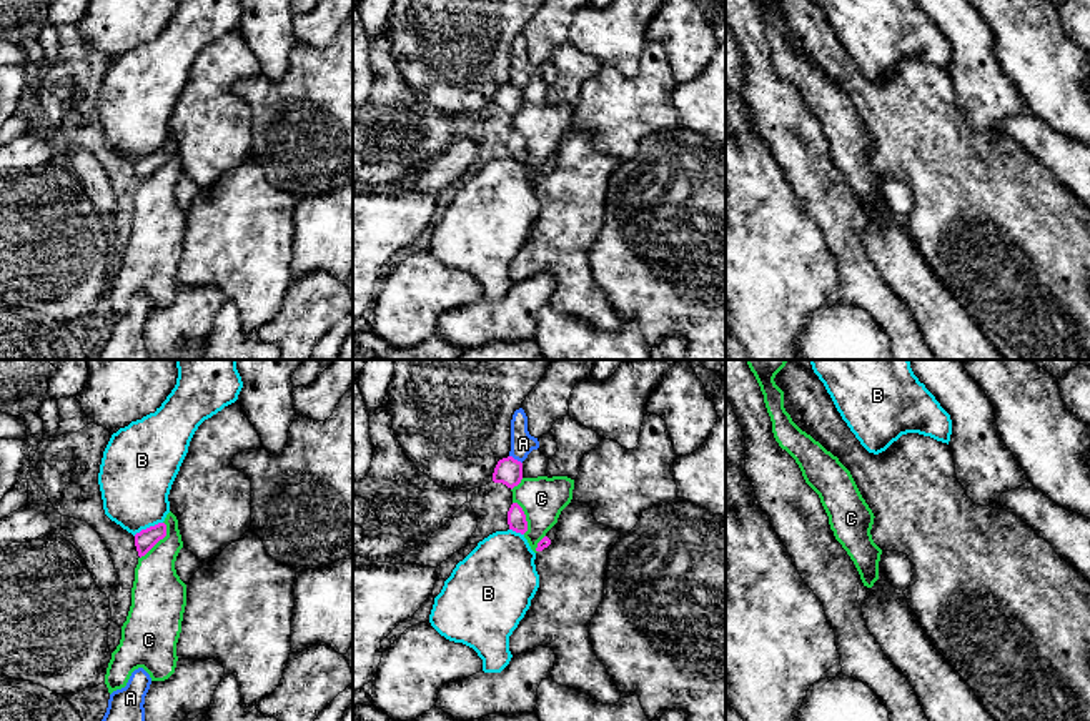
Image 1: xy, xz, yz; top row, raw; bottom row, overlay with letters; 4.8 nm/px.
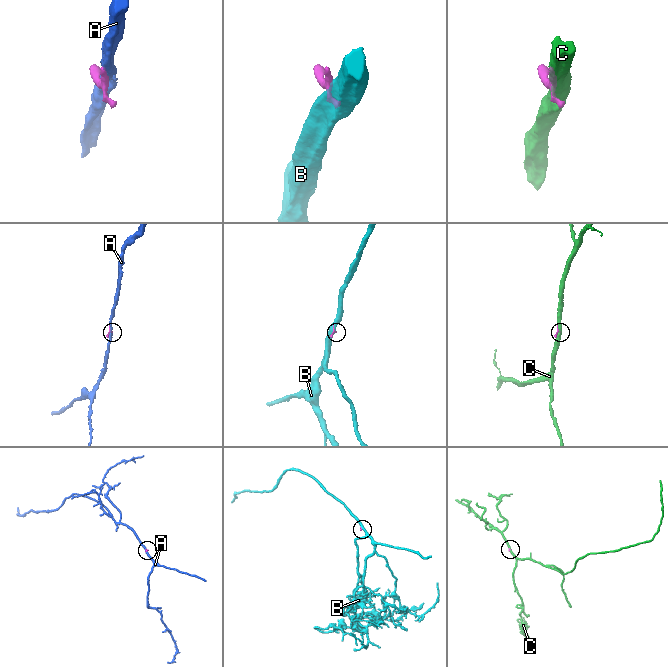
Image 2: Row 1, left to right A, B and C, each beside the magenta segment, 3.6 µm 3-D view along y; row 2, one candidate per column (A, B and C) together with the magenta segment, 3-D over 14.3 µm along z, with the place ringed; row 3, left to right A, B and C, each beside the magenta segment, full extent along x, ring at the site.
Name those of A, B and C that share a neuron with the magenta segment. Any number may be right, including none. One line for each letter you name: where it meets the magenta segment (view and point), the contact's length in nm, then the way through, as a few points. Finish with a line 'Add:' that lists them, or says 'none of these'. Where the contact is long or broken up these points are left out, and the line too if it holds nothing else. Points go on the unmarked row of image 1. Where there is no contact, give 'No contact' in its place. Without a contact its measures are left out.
Add: none of these

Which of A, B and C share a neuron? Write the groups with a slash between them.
A / B / C

